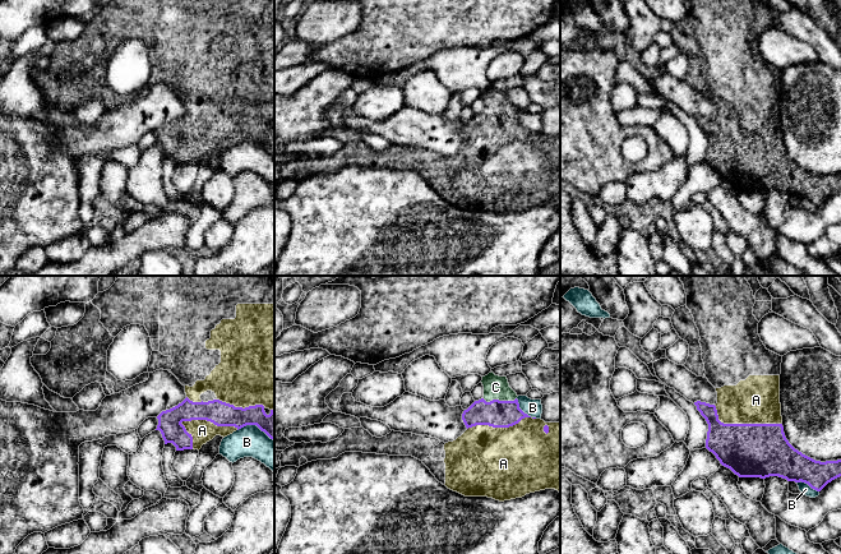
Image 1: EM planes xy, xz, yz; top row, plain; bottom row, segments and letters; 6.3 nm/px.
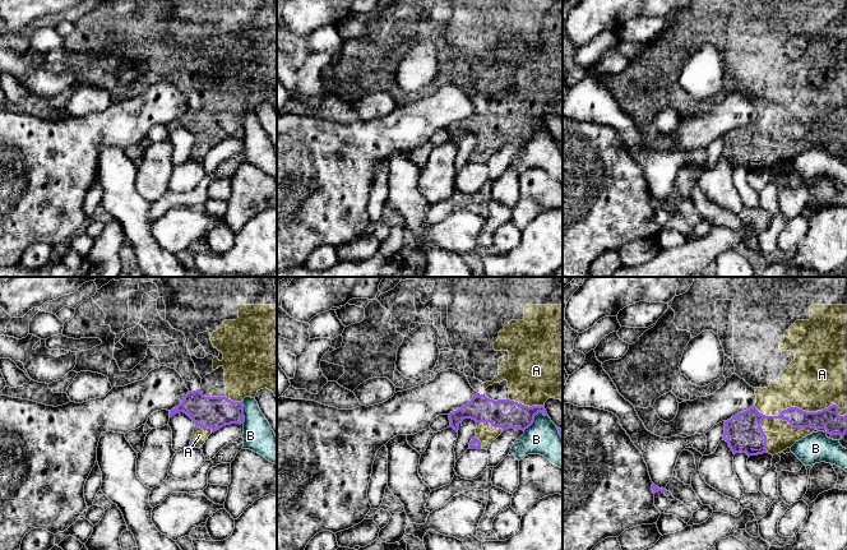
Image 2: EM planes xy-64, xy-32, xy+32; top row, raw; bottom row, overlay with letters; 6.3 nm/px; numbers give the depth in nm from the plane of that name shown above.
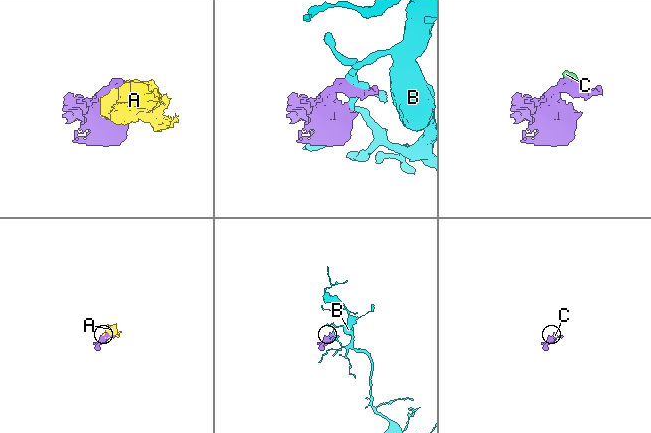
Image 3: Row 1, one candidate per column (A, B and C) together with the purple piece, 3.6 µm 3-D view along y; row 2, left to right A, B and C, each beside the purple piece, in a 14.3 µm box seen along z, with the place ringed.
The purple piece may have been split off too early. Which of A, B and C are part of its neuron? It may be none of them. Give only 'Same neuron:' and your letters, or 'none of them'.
Same neuron: A, C

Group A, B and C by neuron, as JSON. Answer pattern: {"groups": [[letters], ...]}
{"groups": [["A", "C"], ["B"]]}

